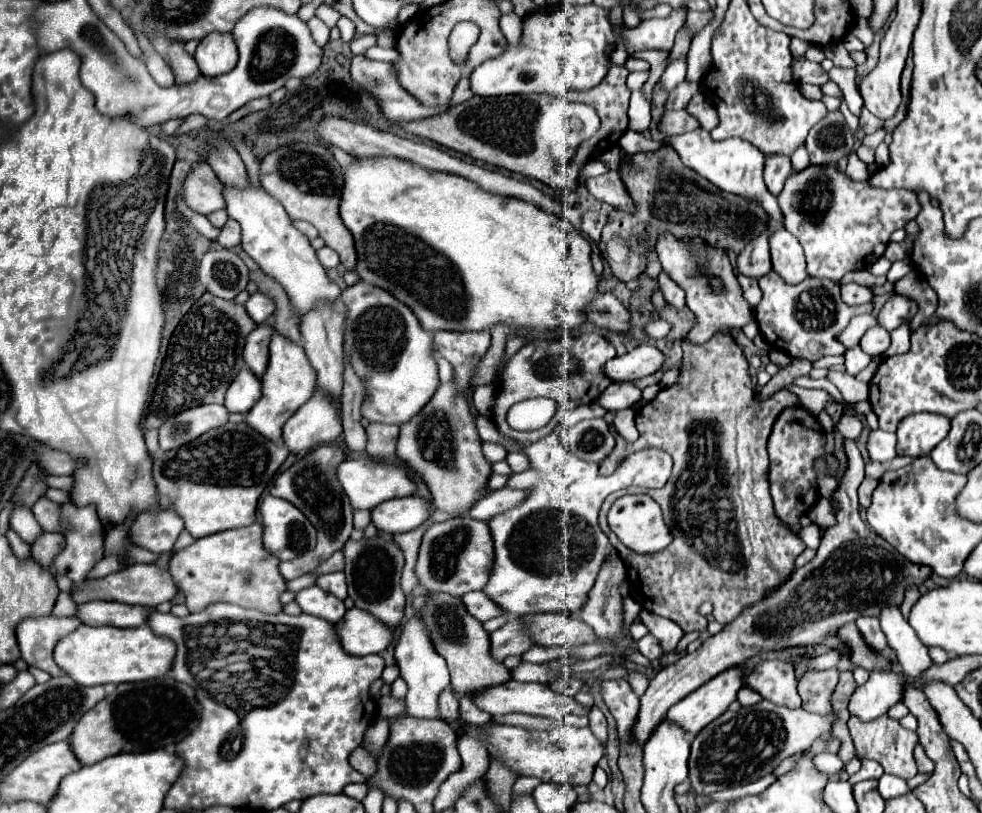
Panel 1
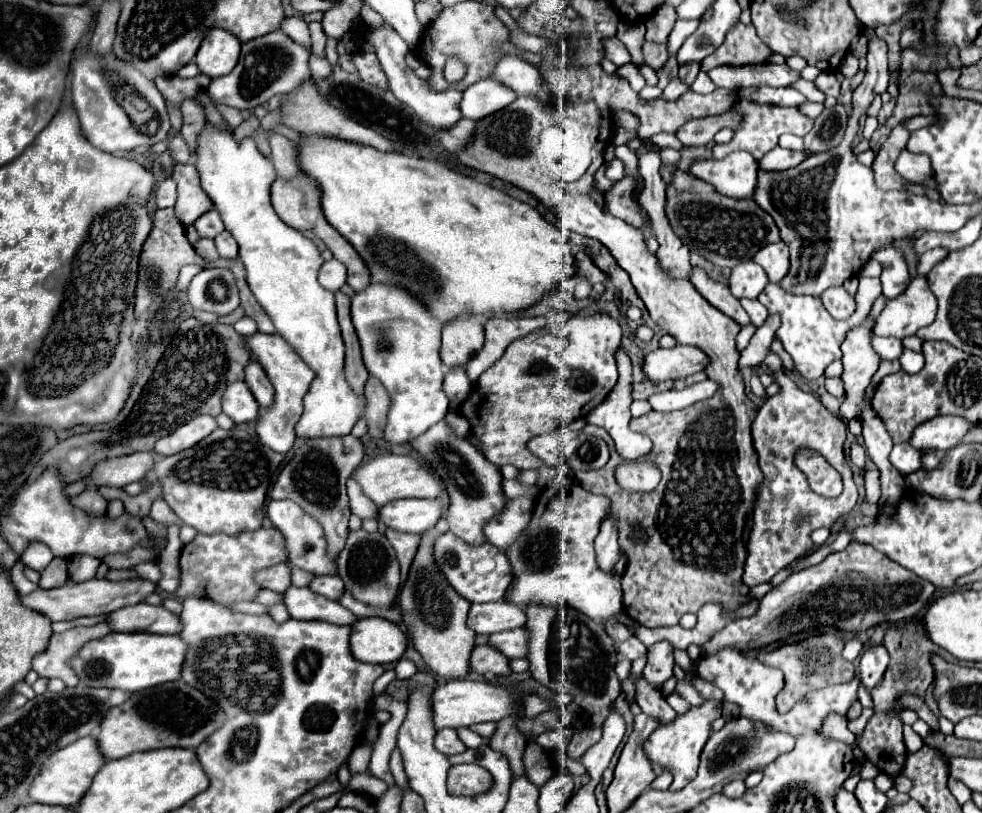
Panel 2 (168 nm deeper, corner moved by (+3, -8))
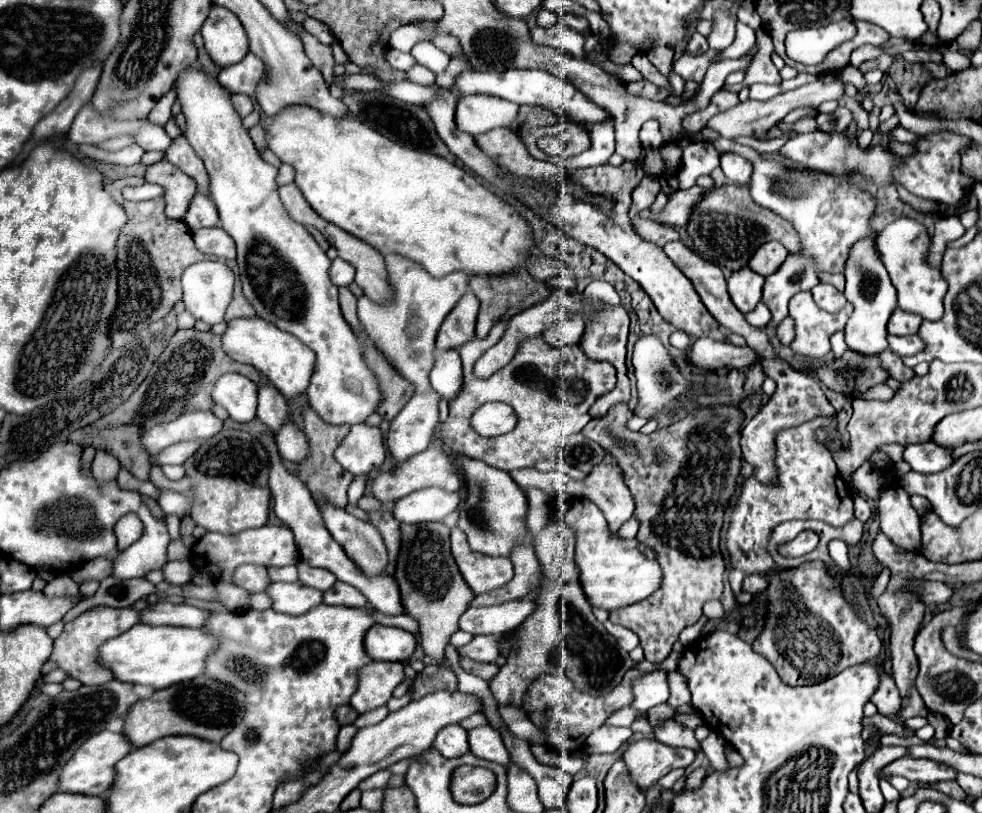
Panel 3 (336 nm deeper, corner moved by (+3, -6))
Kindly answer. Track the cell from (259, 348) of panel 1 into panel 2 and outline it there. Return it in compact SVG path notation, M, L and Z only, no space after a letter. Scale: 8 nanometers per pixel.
M250 360L246 366L246 384L252 390L256 402L260 404L262 410L270 408L274 402L274 388L268 380L268 376L264 374L262 366L256 360Z

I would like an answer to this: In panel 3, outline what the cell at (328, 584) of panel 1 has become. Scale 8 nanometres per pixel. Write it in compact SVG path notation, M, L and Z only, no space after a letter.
M304 562L298 564L298 576L300 576L300 582L306 584L306 586L312 586L312 588L318 588L322 592L330 590L336 582L336 576L328 570L322 570L322 568L312 568Z

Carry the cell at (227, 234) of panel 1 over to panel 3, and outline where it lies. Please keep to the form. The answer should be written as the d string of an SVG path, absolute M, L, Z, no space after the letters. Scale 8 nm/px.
M218 226L202 228L202 230L196 230L192 236L194 236L196 248L204 254L212 254L218 258L228 258L228 260L236 258L236 244L226 230Z

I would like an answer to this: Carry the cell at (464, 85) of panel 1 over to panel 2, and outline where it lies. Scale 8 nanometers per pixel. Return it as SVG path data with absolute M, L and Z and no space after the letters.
M384 22L380 28L368 30L366 40L376 46L376 56L378 56L378 60L380 60L384 72L386 72L388 88L392 90L392 94L396 94L396 98L400 102L404 102L420 118L424 118L424 122L428 122L436 130L448 130L448 128L452 128L462 118L462 114L460 114L460 98L462 98L462 92L458 92L458 90L434 90L432 86L428 86L428 82L424 78L418 78L406 66L406 62L404 62L404 58L408 54L408 44L396 34L396 30L392 30Z

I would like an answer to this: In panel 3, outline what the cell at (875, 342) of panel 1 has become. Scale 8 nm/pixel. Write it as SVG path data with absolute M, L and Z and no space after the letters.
M888 334L888 344L890 350L898 356L914 356L924 348L922 340L918 336L892 336Z

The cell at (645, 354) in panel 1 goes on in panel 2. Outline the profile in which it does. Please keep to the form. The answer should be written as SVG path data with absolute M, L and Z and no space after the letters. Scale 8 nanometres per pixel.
M674 346L670 350L658 348L644 358L644 374L652 380L676 380L702 372L710 358L696 346Z

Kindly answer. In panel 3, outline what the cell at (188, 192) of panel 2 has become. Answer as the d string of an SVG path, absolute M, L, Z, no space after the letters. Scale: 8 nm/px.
M160 160L148 166L146 182L154 182L166 188L166 194L164 194L166 216L182 220L184 212L188 210L188 204L192 202L192 196L196 194L196 180L180 172L180 168L176 168L168 160Z

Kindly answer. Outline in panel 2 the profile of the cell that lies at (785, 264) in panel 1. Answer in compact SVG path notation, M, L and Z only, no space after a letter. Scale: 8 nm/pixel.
M776 242L776 244L768 244L762 250L758 250L758 254L754 256L754 262L760 264L770 282L780 282L780 278L784 278L784 274L788 274L788 246L784 242Z

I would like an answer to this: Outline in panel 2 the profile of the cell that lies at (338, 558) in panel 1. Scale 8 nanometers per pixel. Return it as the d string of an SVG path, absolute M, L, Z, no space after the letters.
M290 566L292 568L292 584L294 586L308 586L310 578L314 578L314 574L308 574L306 570L300 570L298 566Z

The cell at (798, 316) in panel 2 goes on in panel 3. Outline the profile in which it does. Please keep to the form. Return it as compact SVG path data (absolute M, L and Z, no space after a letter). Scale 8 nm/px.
M800 292L790 300L790 316L794 318L796 336L790 344L792 352L808 364L818 364L830 354L830 336L840 332L852 314L852 304L840 312L828 314L816 306L810 292Z

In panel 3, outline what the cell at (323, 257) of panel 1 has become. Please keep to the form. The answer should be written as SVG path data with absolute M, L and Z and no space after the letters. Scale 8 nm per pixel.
M340 258L332 260L332 266L330 266L328 274L330 274L332 284L336 284L336 286L348 286L354 280L354 268Z

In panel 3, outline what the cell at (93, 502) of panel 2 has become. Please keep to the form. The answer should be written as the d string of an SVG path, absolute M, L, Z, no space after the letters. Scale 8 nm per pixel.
M96 452L96 458L92 462L92 476L102 484L102 482L110 482L116 478L120 470L120 464L116 462L114 456L106 454L106 452Z

